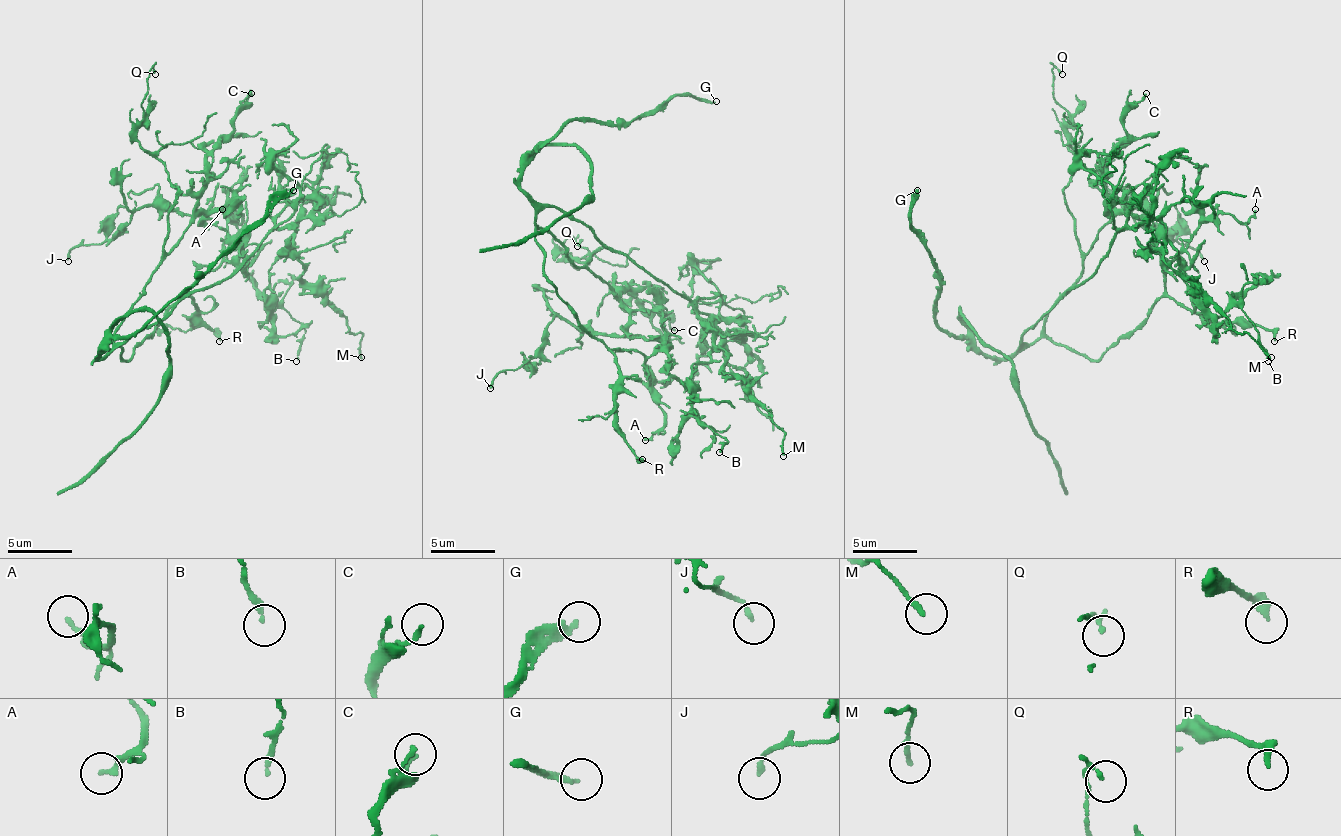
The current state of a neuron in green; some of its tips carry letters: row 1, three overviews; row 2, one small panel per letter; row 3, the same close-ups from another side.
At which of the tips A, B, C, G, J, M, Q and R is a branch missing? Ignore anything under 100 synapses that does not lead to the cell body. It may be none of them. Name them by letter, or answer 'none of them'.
G

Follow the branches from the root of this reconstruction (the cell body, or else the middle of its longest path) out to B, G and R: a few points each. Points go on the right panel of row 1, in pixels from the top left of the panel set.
B: (1036, 322), (1133, 229), (1146, 248), (1178, 254), (1181, 277), (1216, 316), (1236, 306), (1268, 361)
G: (1036, 322), (1004, 357), (988, 357), (936, 322), (939, 270), (910, 225), (917, 190)
R: (1036, 322), (1023, 341), (1052, 338), (1097, 361), (1162, 296), (1168, 296), (1216, 322), (1268, 328), (1274, 341)

